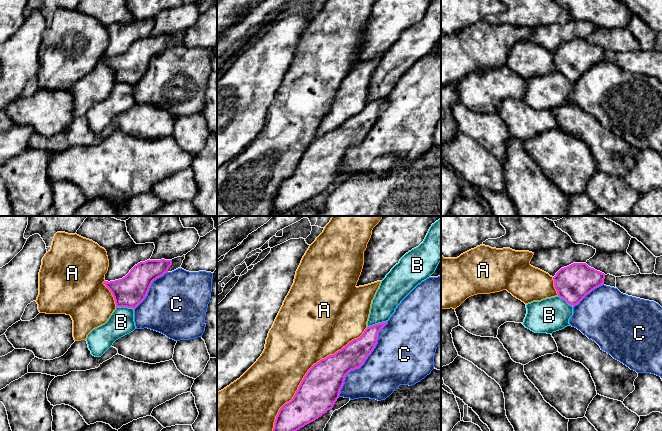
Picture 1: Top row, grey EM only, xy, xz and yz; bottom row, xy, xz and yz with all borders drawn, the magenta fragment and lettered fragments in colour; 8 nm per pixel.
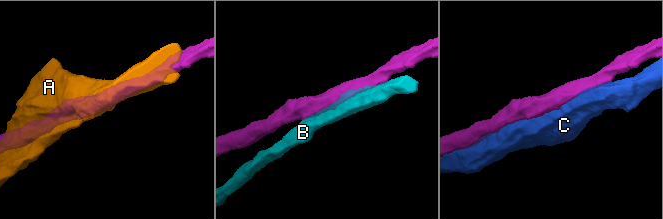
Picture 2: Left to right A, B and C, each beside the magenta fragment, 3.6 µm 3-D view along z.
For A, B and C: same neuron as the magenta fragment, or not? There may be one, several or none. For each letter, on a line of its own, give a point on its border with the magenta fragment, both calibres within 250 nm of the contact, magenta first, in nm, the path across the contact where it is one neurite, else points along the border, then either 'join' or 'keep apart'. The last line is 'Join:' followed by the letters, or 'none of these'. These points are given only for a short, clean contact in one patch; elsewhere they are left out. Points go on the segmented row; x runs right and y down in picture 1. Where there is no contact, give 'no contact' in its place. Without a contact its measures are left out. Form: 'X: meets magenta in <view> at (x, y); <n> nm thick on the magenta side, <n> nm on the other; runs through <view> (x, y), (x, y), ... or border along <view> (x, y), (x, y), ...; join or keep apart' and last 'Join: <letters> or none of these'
A: meets magenta in xz at (308, 371); 320 nm thick on the magenta side, 460 nm on the other; keep apart
B: meets magenta in xz at (376, 324); 180 nm thick on the magenta side, 200 nm on the other; keep apart
C: meets magenta in xz at (364, 361); 220 nm thick on the magenta side, 400 nm on the other; join
Join: C

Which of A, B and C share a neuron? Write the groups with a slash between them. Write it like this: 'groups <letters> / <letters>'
groups A / B / C

